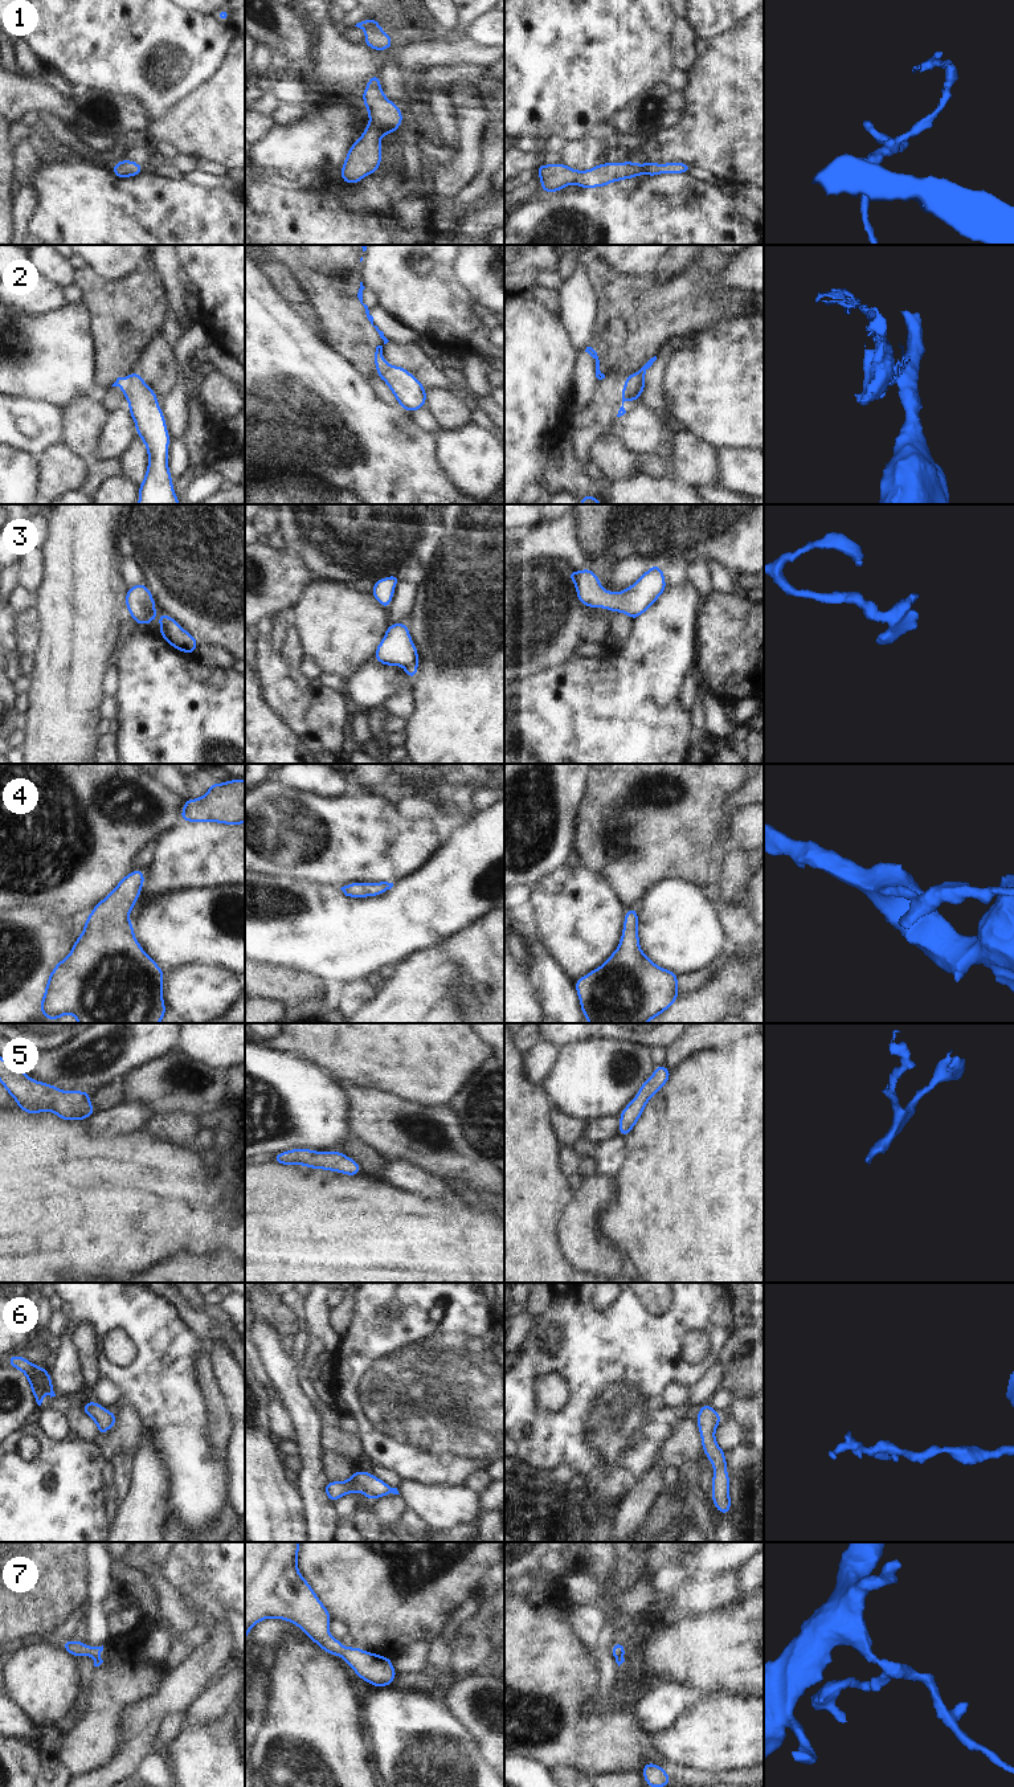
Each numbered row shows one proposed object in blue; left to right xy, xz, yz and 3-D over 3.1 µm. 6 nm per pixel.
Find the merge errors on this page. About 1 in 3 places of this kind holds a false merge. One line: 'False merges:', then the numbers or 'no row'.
False merges: 2

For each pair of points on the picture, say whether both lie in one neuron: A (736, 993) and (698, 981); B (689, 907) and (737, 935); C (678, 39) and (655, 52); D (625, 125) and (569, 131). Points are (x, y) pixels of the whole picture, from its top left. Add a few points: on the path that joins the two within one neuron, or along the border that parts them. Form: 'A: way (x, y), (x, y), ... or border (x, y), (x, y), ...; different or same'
A: border (731, 964), (702, 988), (681, 997); different
B: border (714, 902), (716, 917), (724, 941), (728, 945); different
C: border (678, 17), (673, 25), (671, 36), (674, 68); different
D: border (632, 101), (608, 122); different

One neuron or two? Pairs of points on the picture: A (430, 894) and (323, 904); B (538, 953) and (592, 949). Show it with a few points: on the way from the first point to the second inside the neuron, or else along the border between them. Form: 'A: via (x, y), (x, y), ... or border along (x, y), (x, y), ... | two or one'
A: via (404, 911), (350, 911) | one
B: border along (532, 927), (548, 952) | two

